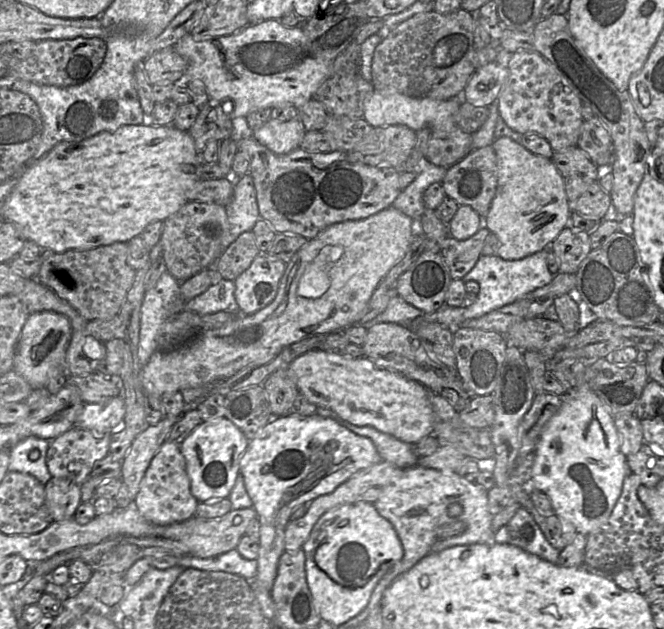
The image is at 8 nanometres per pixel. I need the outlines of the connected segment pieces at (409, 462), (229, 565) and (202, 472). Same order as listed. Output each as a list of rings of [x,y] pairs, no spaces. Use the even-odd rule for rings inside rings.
[[[317,407],[316,412],[320,416],[325,415],[327,418],[335,420],[337,423],[359,436],[369,438],[374,443],[383,460],[402,469],[408,469],[417,465],[419,457],[414,452],[413,444],[403,442],[371,426],[352,425],[328,408]]]
[[[236,550],[210,558],[200,558],[186,554],[179,557],[179,565],[205,571],[222,571],[239,575],[245,579],[257,578],[258,561],[244,559]]]
[[[226,418],[202,421],[183,441],[180,450],[191,480],[191,493],[199,503],[228,498],[240,473],[240,459],[248,444],[243,432]]]

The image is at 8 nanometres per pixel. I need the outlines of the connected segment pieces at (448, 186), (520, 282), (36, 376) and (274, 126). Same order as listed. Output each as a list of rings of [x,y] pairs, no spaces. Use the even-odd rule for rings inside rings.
[[[492,145],[474,149],[459,162],[448,167],[441,185],[447,197],[455,200],[458,205],[472,207],[480,216],[485,217],[498,185],[497,158]]]
[[[549,248],[533,253],[518,260],[505,260],[497,255],[481,255],[475,266],[462,278],[464,284],[476,281],[480,290],[476,301],[469,307],[443,306],[435,312],[424,314],[406,325],[414,329],[421,322],[436,322],[447,327],[453,333],[461,328],[463,322],[481,317],[493,310],[511,304],[524,298],[528,293],[548,285],[553,275],[547,266],[547,254]]]
[[[40,311],[29,314],[18,339],[13,369],[20,374],[33,390],[46,386],[48,380],[65,367],[65,354],[72,336],[70,320],[59,313]]]
[[[300,118],[290,121],[269,119],[264,125],[253,129],[252,136],[275,154],[287,154],[300,147],[306,130]]]

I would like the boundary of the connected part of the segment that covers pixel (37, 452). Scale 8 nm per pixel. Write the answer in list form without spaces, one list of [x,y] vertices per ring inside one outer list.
[[[29,436],[14,446],[10,452],[8,471],[29,474],[45,485],[51,478],[46,464],[50,441]]]

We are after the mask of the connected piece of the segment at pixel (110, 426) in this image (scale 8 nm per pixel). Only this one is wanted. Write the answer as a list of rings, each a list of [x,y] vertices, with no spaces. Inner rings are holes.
[[[121,396],[113,397],[105,403],[85,403],[73,427],[110,434],[122,422],[125,413],[125,402]]]

